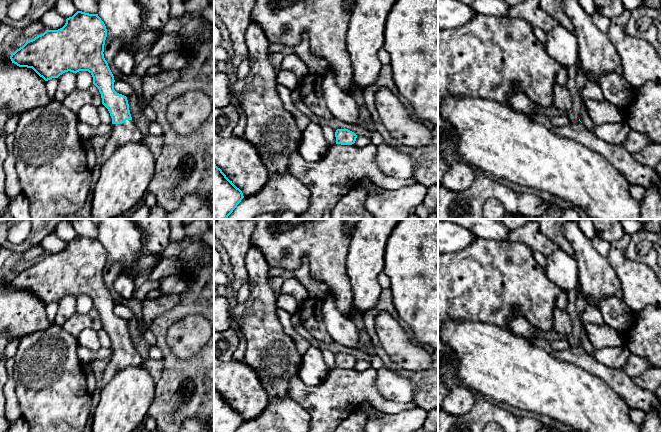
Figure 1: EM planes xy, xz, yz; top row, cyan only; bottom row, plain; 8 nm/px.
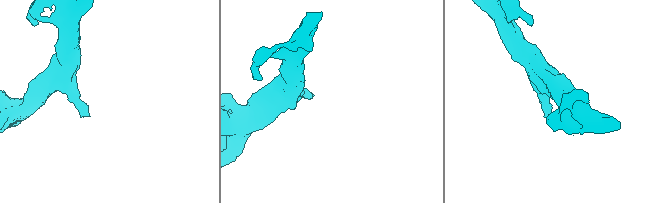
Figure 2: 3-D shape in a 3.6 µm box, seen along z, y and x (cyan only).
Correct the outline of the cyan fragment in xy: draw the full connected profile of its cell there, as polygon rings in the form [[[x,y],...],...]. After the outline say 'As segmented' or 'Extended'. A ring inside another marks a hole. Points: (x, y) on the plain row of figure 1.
[[[77,235],[66,243],[65,249],[58,254],[46,254],[11,278],[12,287],[19,291],[32,292],[45,305],[58,302],[65,296],[77,297],[88,295],[93,301],[93,308],[99,313],[102,328],[108,333],[112,342],[113,355],[102,374],[98,385],[107,385],[122,369],[142,364],[138,351],[132,344],[127,321],[114,314],[114,300],[104,282],[104,269],[107,253],[98,238]]]. Extended

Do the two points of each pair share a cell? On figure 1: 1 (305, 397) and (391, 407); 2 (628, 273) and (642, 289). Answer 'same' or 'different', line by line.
1: same
2: same

